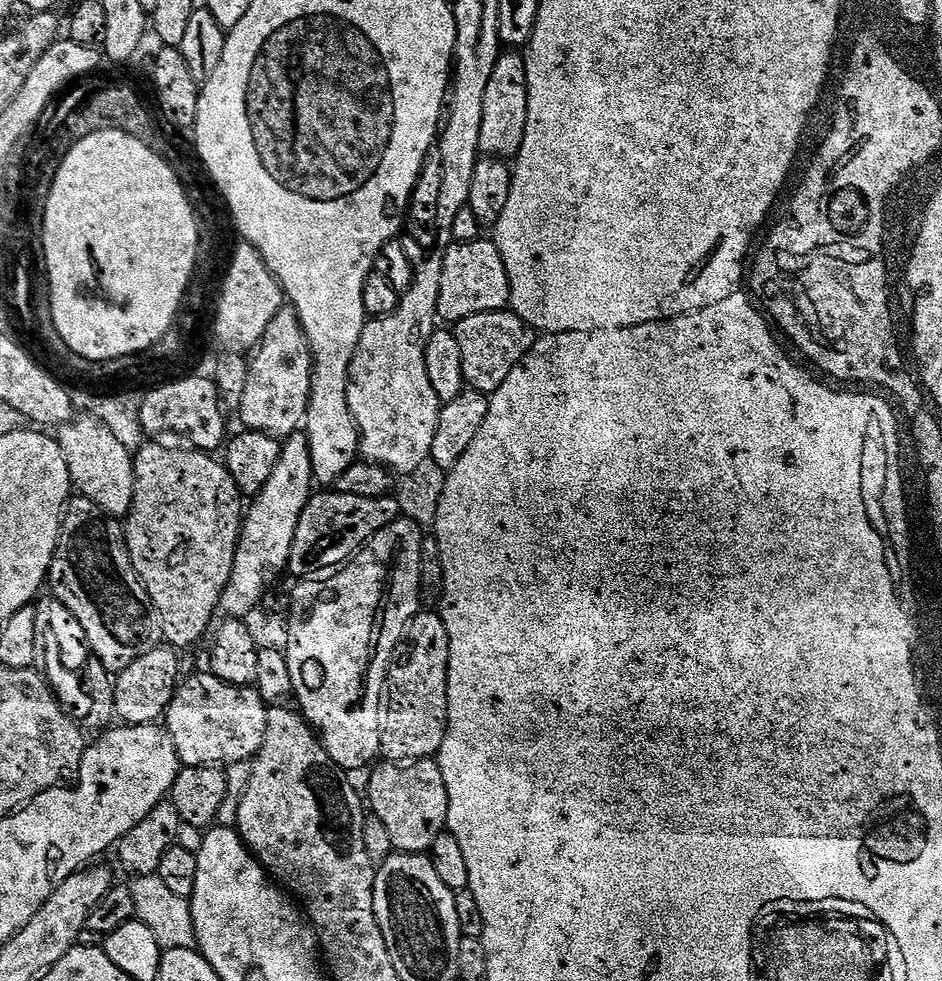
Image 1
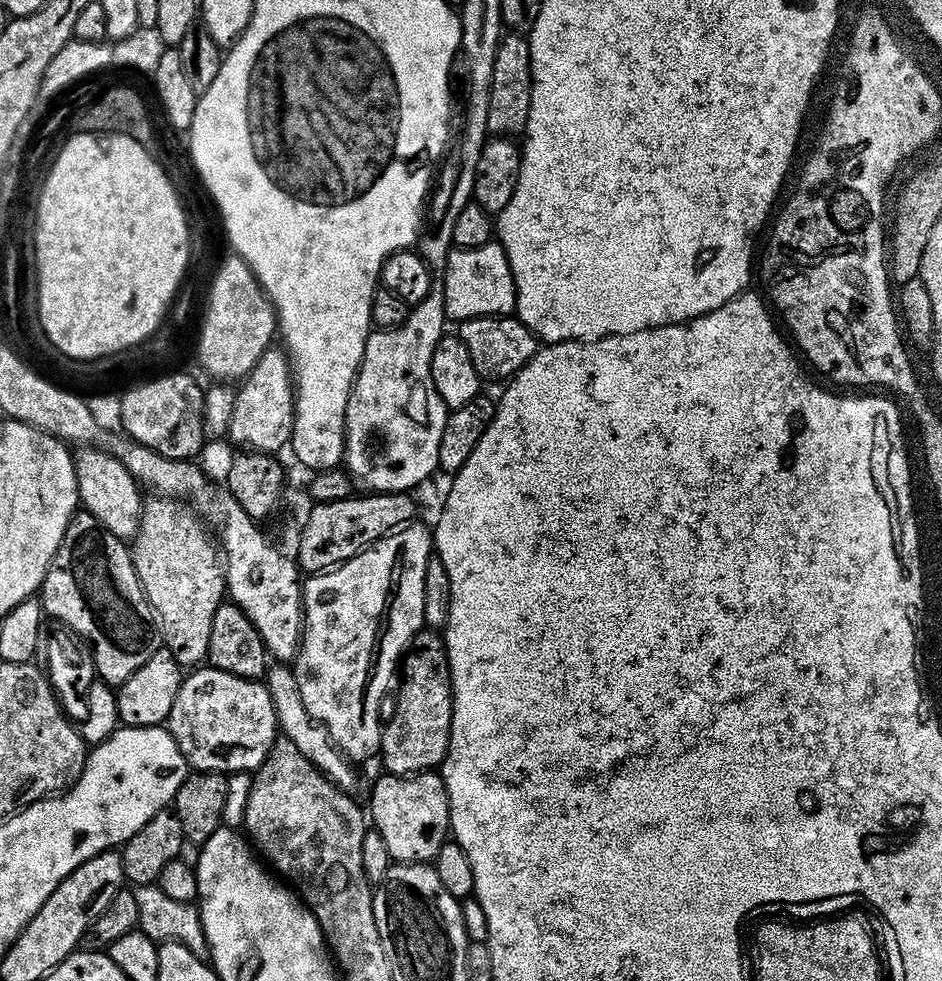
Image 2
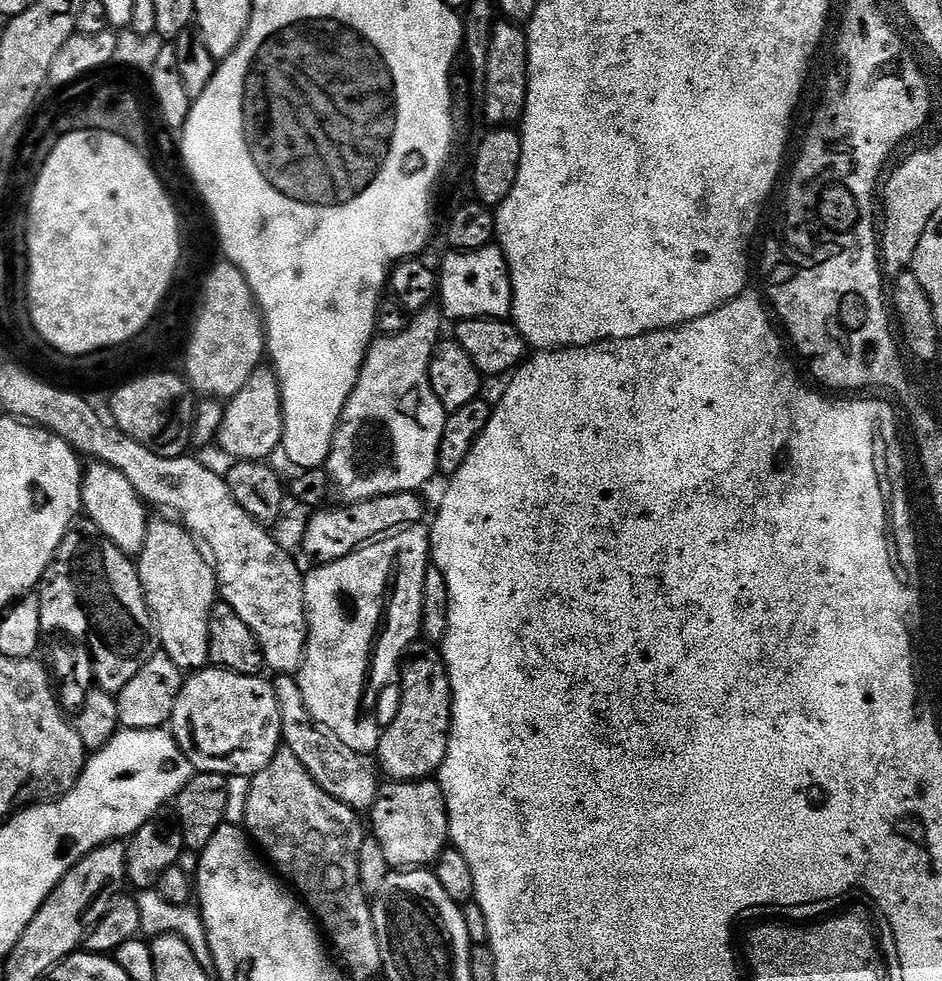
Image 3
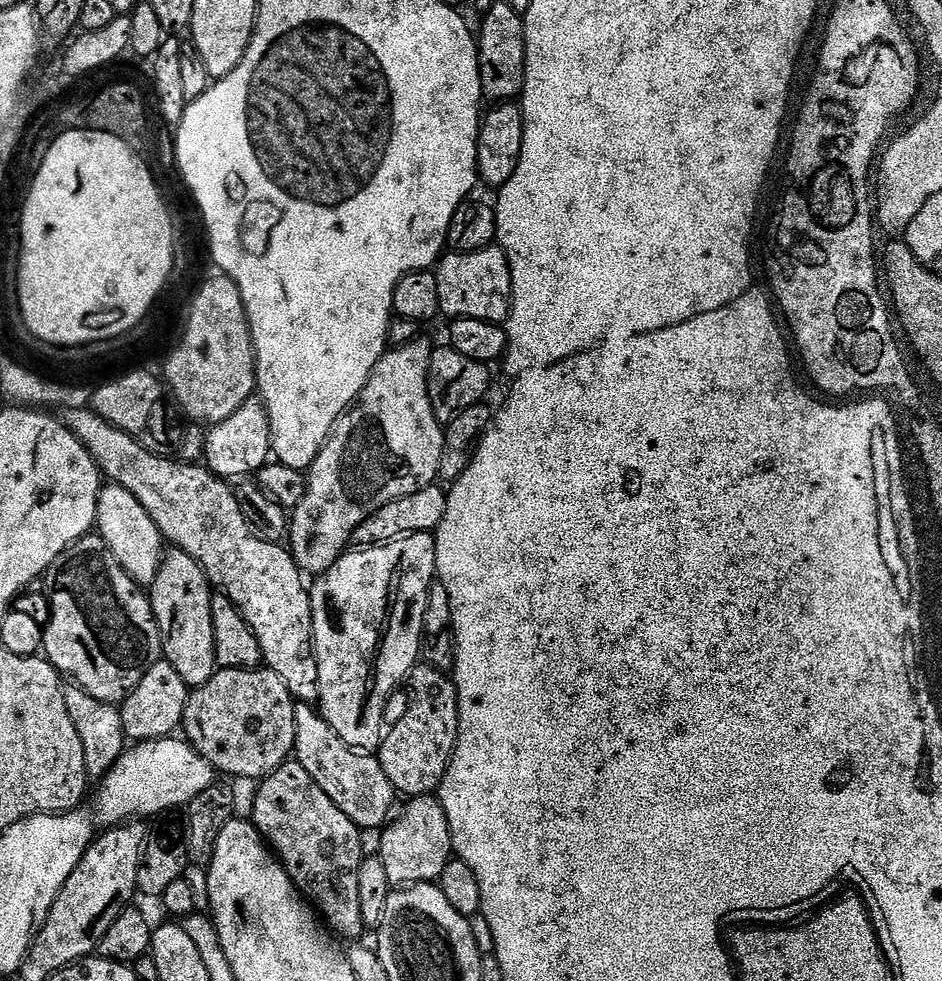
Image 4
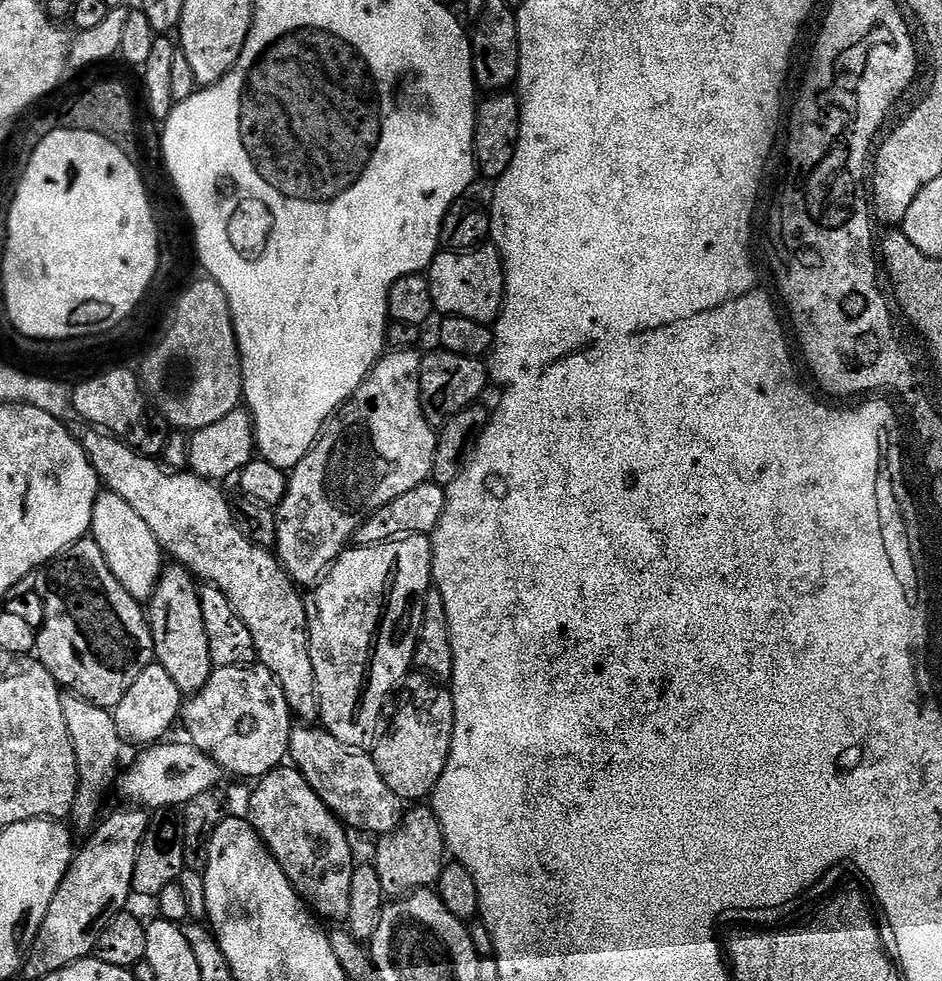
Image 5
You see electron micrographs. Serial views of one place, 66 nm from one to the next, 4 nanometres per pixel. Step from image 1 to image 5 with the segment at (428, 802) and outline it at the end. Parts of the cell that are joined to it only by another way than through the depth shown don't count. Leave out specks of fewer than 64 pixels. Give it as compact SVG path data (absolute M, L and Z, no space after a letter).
M424 806L409 807L412 809L405 816L403 813L395 830L379 837L374 863L384 888L387 884L413 884L417 890L424 890L439 881L446 863L444 830L439 815L431 807L420 807Z

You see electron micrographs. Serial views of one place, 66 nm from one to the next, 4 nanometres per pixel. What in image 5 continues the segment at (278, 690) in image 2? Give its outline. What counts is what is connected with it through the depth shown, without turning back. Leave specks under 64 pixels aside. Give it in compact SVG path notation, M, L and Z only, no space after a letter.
M323 726L293 727L288 747L291 763L310 782L310 786L349 829L387 834L398 823L398 798L386 786L375 759L367 751L357 750L338 742Z

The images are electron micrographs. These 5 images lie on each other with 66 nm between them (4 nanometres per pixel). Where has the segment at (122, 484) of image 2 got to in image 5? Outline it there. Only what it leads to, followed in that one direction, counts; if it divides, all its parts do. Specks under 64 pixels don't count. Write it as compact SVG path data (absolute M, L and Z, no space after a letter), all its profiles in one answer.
M101 491L96 497L90 536L98 542L98 546L102 546L102 554L106 554L110 570L114 570L128 592L138 601L147 601L160 580L162 549L138 510L134 510L134 506L118 493Z

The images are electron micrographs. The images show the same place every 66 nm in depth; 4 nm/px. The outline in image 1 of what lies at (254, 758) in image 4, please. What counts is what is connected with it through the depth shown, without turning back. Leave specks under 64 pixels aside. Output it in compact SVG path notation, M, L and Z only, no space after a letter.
M204 670L201 676L192 676L177 687L166 713L166 729L173 739L181 765L190 768L206 768L209 766L225 766L224 764L240 764L251 761L262 746L262 738L266 738L266 722L268 708L264 697L255 687L239 688L233 684L222 682L222 678Z

